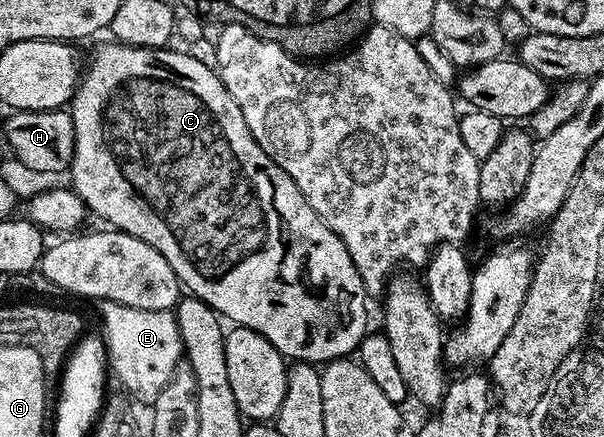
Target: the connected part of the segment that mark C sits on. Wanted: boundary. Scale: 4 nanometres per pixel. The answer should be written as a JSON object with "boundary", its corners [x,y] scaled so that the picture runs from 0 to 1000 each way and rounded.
{"boundary":[[[180,98],[166,103],[156,119],[156,140],[144,156],[141,149],[123,206],[123,222],[113,240],[123,281],[123,357],[116,366],[113,405],[116,403],[114,419],[124,444],[142,465],[144,478],[154,492],[157,485],[166,501],[177,503],[184,524],[209,531],[265,572],[265,581],[278,590],[285,618],[295,629],[296,650],[310,670],[336,686],[363,725],[376,735],[381,730],[382,744],[424,755],[439,778],[450,783],[450,792],[459,805],[465,805],[469,817],[487,828],[538,838],[550,824],[565,824],[591,808],[593,785],[609,764],[609,680],[603,645],[570,554],[563,554],[563,545],[530,501],[523,481],[510,471],[490,416],[483,416],[483,407],[477,407],[477,398],[470,398],[470,389],[464,389],[464,380],[457,380],[457,371],[450,371],[444,352],[437,352],[424,316],[417,316],[417,297],[411,297],[411,279],[404,279],[404,261],[397,243],[391,243],[391,224],[377,215],[359,162],[328,142],[308,114],[286,119],[286,108],[281,105],[220,110],[217,101]]]}

